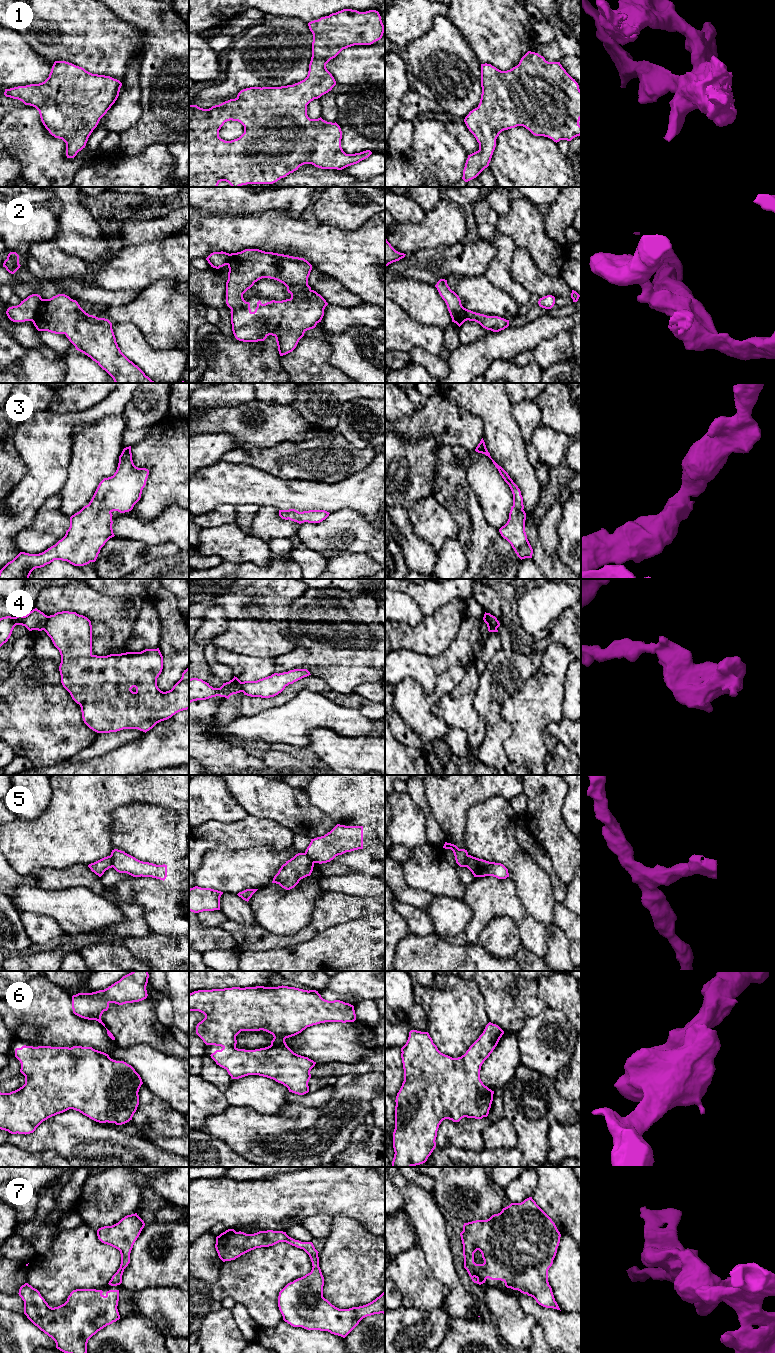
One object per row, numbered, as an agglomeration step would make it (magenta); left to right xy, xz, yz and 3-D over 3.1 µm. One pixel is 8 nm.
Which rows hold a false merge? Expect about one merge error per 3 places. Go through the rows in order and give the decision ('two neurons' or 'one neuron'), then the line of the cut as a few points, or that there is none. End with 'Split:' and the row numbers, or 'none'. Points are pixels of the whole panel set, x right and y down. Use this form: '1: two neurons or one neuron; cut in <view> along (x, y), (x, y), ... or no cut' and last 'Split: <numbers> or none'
1: one neuron; no cut
2: two neurons; cut in xy along (42, 299), (31, 320)
3: one neuron; no cut
4: two neurons; cut in xy along (48, 616), (46, 626), (43, 629)
5: two neurons; cut in yz along (468, 855), (465, 866)
6: one neuron; no cut
7: one neuron; no cut
Split: 2, 4, 5

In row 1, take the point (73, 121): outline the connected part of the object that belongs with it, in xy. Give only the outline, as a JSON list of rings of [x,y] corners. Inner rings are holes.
[[[55,61],[49,77],[42,83],[5,89],[4,95],[35,107],[49,133],[66,143],[67,158],[85,148],[100,119],[119,96],[122,83],[110,76],[92,74],[66,61]]]

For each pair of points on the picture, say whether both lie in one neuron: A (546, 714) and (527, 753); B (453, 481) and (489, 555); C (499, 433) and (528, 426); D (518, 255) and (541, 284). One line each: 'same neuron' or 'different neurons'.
A: same neuron
B: same neuron
C: different neurons
D: same neuron

